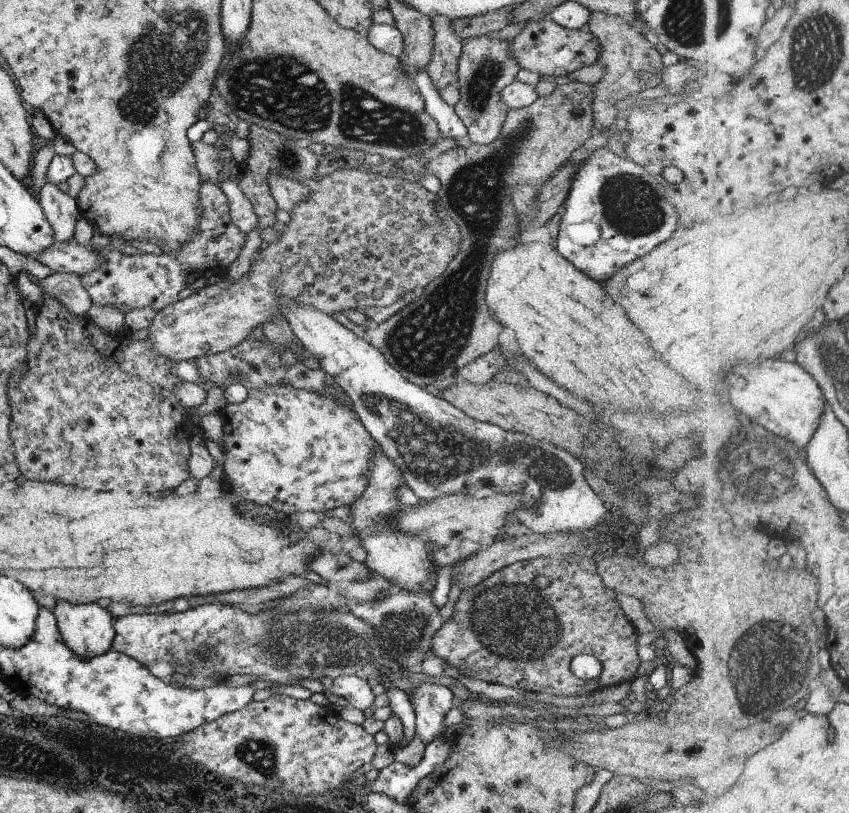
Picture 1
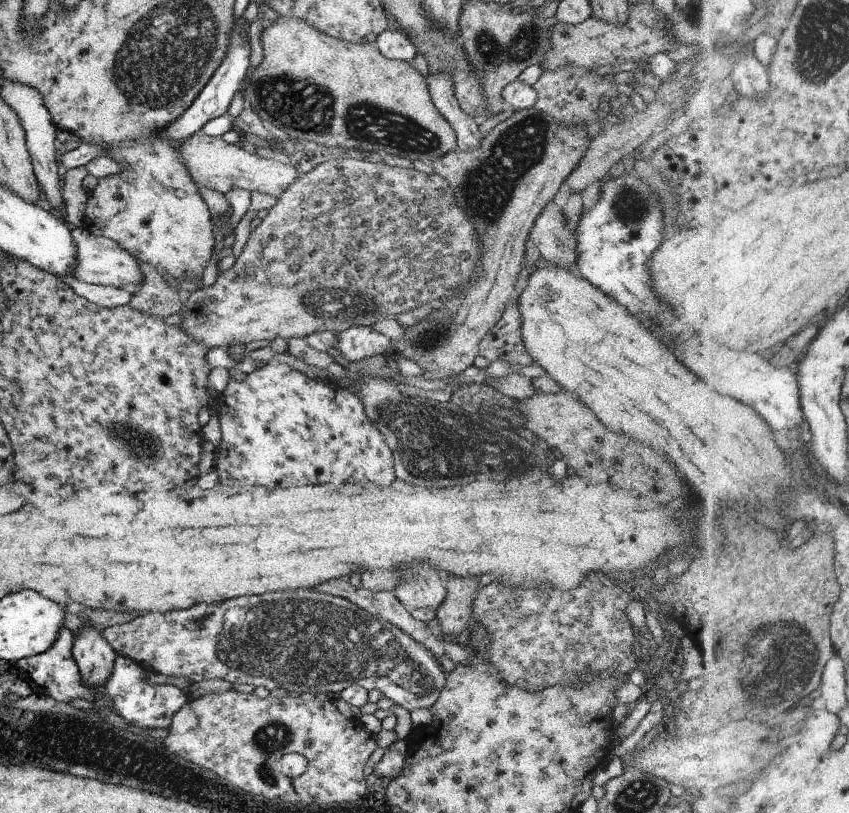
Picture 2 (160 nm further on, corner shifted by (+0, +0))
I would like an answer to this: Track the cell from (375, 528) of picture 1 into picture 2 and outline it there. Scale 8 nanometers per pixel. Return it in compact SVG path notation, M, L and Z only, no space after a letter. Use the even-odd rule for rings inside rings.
M427 564L407 566L395 572L401 576L403 582L392 592L409 613L415 609L435 611L446 597L446 588L438 578L438 573Z

